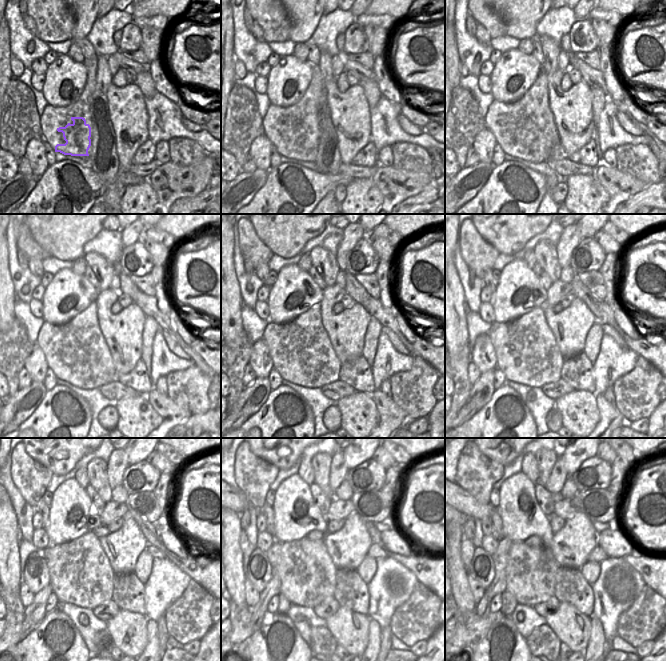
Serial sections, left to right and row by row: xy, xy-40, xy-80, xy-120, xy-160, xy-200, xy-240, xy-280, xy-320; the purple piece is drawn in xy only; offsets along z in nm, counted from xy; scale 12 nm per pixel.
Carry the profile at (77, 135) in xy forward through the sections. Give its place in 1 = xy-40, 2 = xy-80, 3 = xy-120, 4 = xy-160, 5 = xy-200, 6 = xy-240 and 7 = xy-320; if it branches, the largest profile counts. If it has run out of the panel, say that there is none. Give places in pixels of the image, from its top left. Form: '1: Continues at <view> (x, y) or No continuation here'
1: Continues at xy-40 (301, 136)
2: Continues at xy-80 (524, 142)
3: Continues at xy-120 (77, 359)
4: Continues at xy-160 (301, 359)
5: Continues at xy-200 (525, 359)
6: Continues at xy-240 (76, 584)
7: Continues at xy-320 (524, 583).

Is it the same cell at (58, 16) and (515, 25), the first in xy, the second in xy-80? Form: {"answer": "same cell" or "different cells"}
{"answer": "different cells"}

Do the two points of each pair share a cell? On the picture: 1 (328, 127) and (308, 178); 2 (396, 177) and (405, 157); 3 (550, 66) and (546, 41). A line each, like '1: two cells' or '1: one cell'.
1: two cells
2: two cells
3: one cell

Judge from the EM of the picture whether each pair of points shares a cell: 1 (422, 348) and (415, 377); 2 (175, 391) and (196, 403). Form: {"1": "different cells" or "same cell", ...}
{"1": "different cells", "2": "same cell"}

